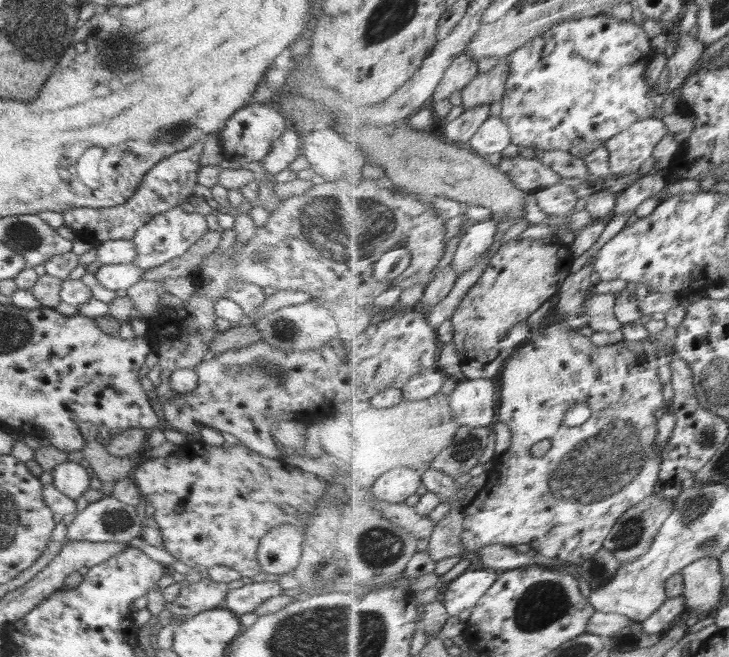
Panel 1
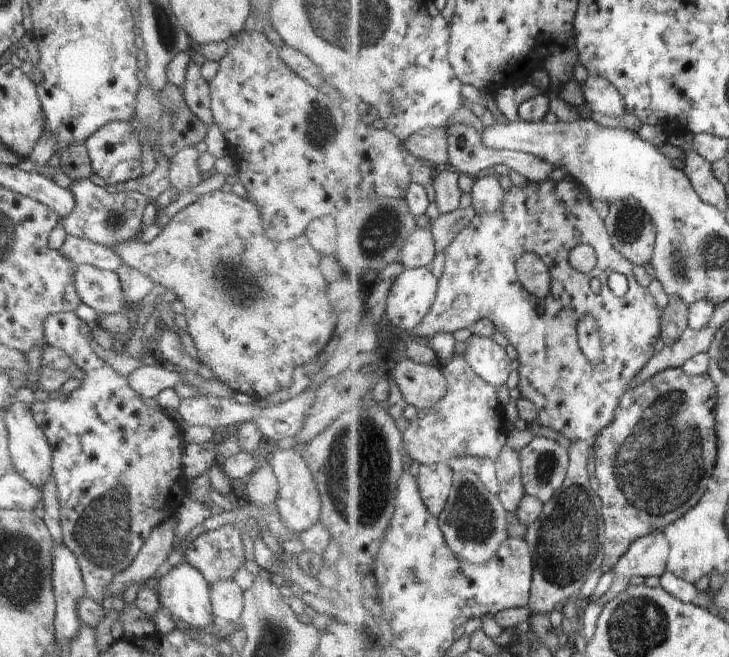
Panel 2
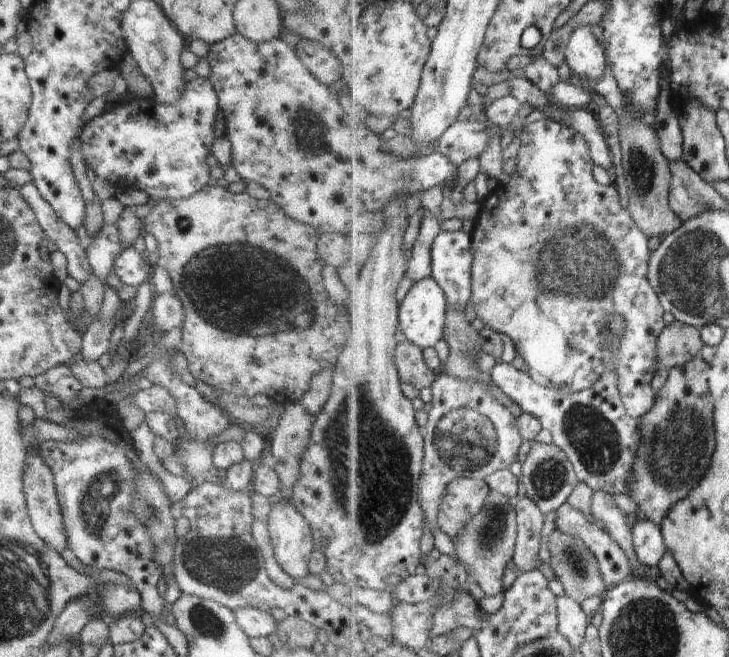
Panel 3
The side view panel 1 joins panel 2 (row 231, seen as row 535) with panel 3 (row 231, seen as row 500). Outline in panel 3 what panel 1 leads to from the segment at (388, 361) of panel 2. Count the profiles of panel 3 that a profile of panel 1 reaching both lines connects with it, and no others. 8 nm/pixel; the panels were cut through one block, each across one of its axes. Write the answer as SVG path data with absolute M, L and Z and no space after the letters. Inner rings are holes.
M544 118L539 121L534 121L524 128L521 140L522 144L518 152L519 163L517 164L516 171L506 183L500 182L480 202L482 210L471 233L473 236L472 250L474 255L472 267L473 295L471 302L474 303L473 306L476 308L477 316L489 327L507 334L512 338L518 354L528 364L529 373L533 379L536 379L544 386L554 387L562 390L567 395L573 395L597 384L598 374L600 374L600 368L598 368L600 358L608 354L606 352L606 338L602 334L600 324L610 314L622 315L627 320L627 329L623 335L623 345L619 351L614 351L618 352L616 366L620 368L618 370L620 372L619 389L621 390L623 401L629 413L636 418L645 417L656 406L657 394L654 392L652 380L654 380L654 374L656 374L657 370L656 362L659 338L661 333L668 328L666 325L666 310L662 306L658 291L649 279L649 270L651 269L653 260L653 251L650 250L650 238L637 225L637 220L634 220L632 211L628 207L622 206L622 202L620 202L621 197L618 194L618 192L621 192L618 190L618 187L613 185L604 186L596 180L596 176L594 176L594 164L596 165L596 163L594 162L592 151L590 150L589 144L579 132L572 130L568 125L564 125L554 119Z

